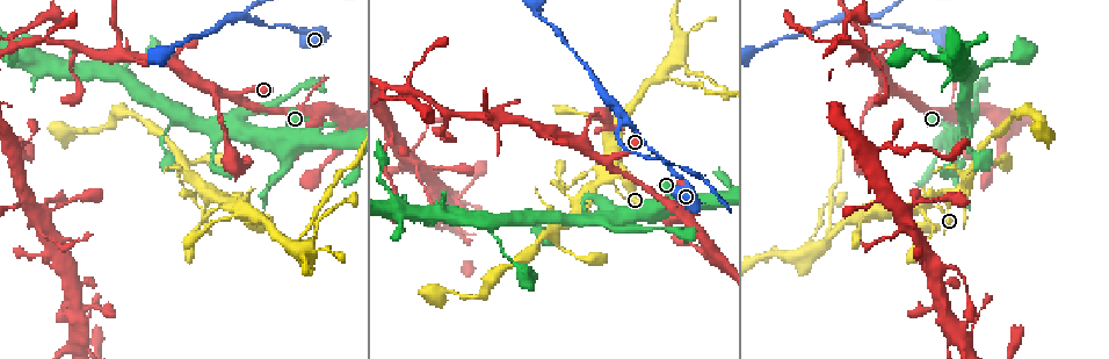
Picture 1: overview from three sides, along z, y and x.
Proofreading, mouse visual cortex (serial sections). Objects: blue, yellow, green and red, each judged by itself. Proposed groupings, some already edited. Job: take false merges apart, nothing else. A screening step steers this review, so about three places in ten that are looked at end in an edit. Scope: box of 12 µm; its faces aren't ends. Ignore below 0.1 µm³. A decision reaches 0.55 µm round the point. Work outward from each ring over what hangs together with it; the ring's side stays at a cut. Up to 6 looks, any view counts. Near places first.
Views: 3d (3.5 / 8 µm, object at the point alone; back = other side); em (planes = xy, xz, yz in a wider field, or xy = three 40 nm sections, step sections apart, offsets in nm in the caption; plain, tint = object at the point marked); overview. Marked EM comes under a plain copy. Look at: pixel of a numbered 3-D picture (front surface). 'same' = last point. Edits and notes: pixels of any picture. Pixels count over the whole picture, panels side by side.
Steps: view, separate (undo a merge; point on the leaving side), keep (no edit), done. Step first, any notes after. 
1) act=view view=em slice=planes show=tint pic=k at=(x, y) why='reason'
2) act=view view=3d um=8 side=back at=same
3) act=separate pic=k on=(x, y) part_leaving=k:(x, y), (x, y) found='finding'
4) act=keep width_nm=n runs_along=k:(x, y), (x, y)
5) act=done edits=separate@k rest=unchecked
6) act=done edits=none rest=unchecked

act=view view=3d um=3.5 pic=1 at=(581, 142) why='arms part here'

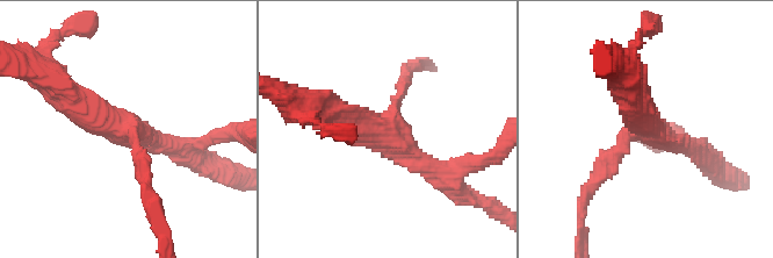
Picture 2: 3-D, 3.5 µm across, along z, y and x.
act=view view=em slice=xy step=1 show=tint pic=2 at=(383, 131) why='shape alone is not enough'

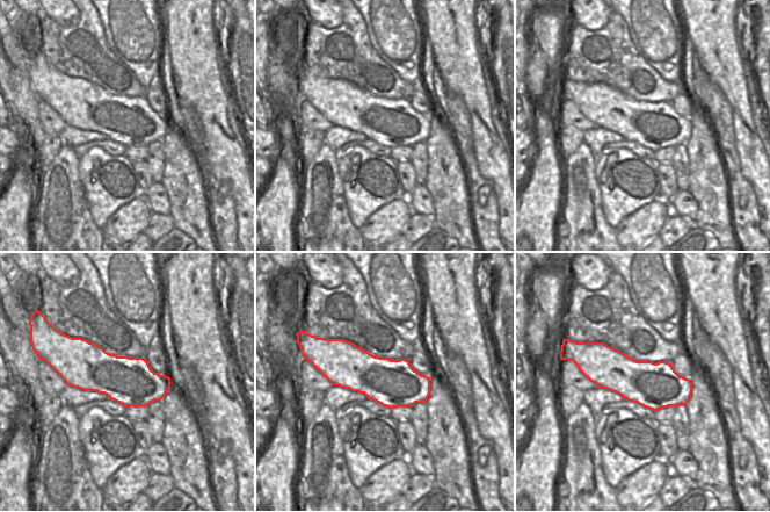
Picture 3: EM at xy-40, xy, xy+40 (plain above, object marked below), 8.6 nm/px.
act=keep found='all the same cell'

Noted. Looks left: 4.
act=view view=3d um=3.5 pic=1 at=(495, 116) why='abrupt turn'

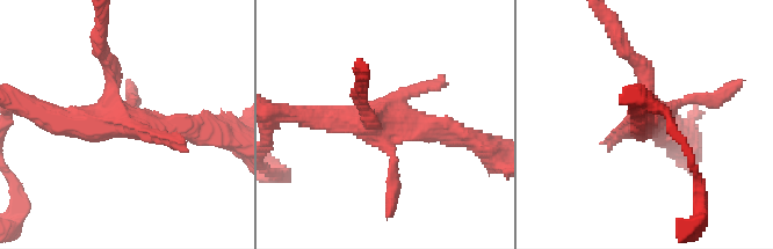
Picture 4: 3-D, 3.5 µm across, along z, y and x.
act=view view=em slice=xy step=5 show=tint pic=4 at=(118, 122)

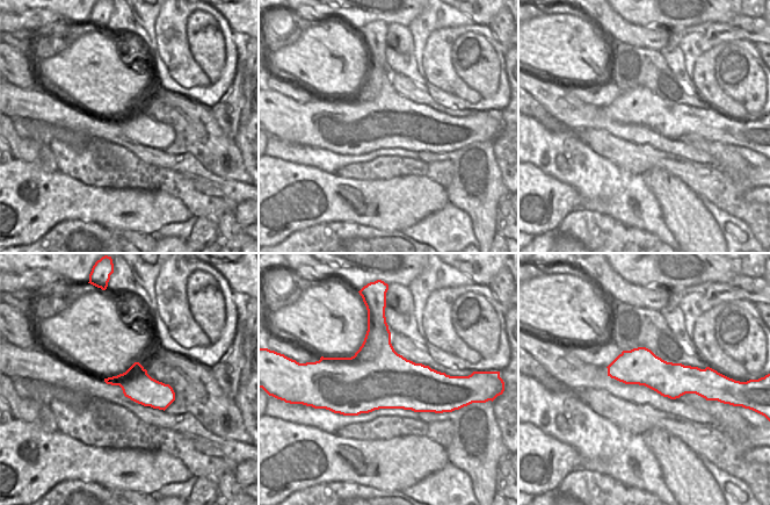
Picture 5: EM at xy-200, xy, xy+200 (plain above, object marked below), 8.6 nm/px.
act=keep runs_along=4:(193, 130), (81, 123), (40, 112) found='all the same cell'

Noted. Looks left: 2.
act=view view=3d um=8 pic=1 at=(628, 123) why='sharp bend'

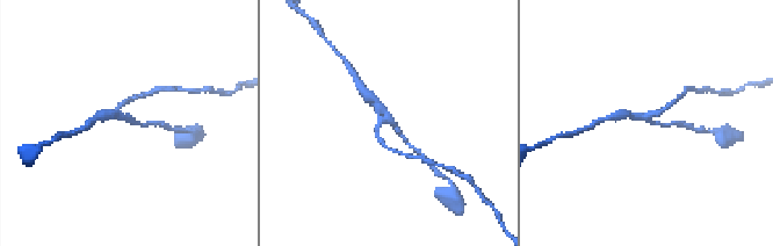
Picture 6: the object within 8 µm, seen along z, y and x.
act=view view=em slice=planes show=tint pic=6 at=(130, 121) arms=3 arm_widths_nm=150,150,200

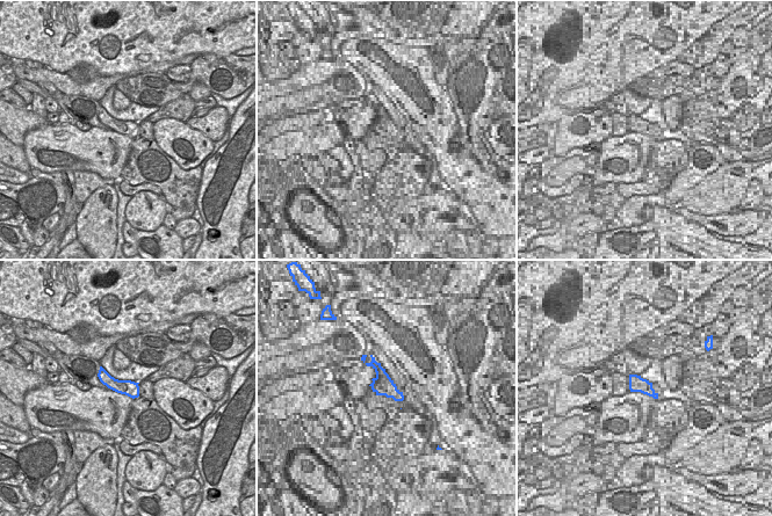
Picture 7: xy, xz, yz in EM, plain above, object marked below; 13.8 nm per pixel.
act=keep runs_along=7:(101, 372), (113, 384), (136, 393) found='continuous, no second cell'

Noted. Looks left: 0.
act=done edits=none rest=unchecked

